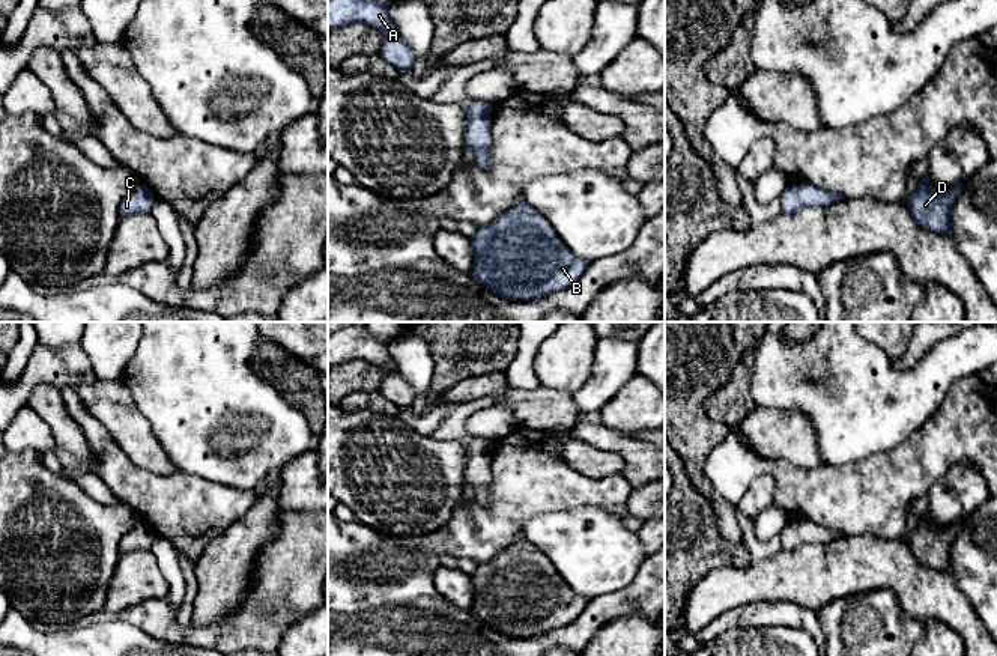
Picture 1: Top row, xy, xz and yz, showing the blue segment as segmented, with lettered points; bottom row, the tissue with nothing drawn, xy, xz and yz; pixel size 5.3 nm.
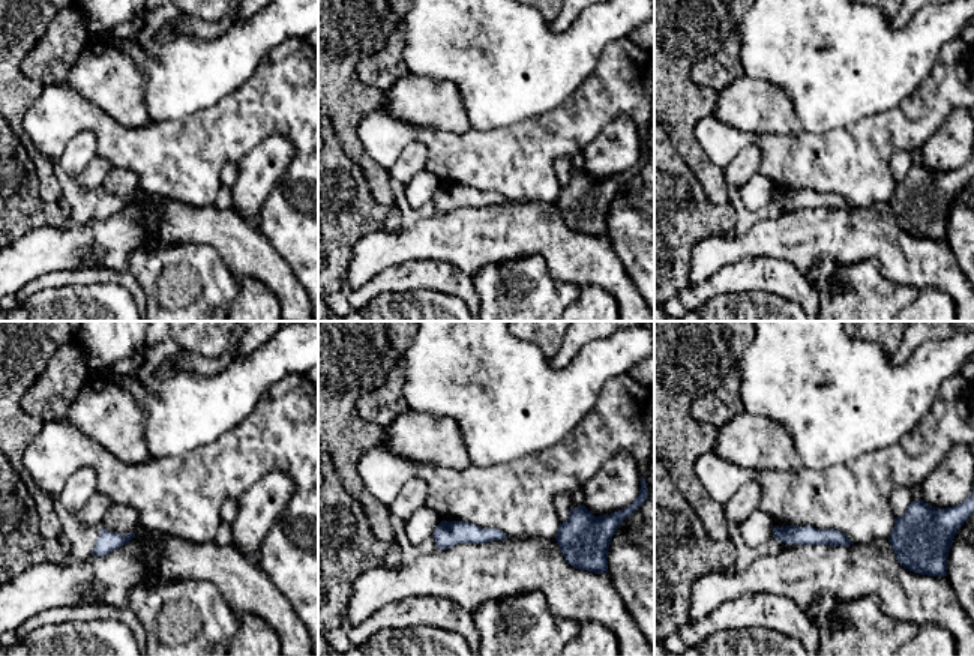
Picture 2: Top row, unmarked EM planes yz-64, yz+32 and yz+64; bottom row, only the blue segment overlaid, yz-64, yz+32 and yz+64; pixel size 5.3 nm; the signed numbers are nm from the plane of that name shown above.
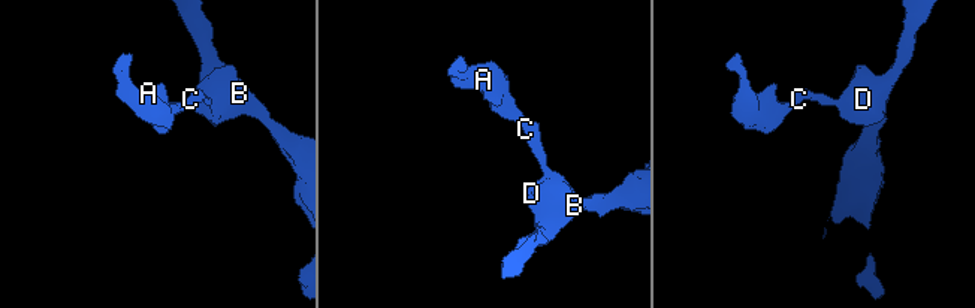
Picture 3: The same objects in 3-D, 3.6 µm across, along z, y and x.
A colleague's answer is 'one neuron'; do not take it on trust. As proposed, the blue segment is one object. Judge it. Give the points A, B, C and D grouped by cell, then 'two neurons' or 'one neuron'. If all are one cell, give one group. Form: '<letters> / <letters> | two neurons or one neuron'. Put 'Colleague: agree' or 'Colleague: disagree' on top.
Colleague: agree
A B C D | one neuron

